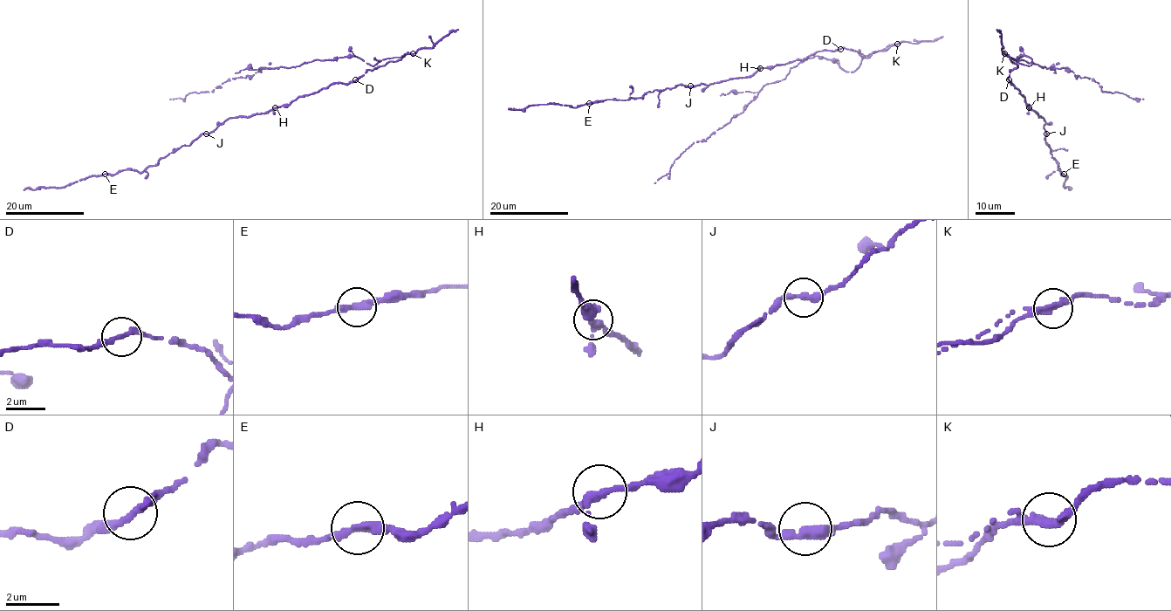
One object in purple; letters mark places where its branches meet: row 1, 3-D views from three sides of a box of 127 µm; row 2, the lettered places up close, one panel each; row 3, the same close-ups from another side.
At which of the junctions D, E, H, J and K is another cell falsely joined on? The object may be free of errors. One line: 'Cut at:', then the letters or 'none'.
Cut at: K

